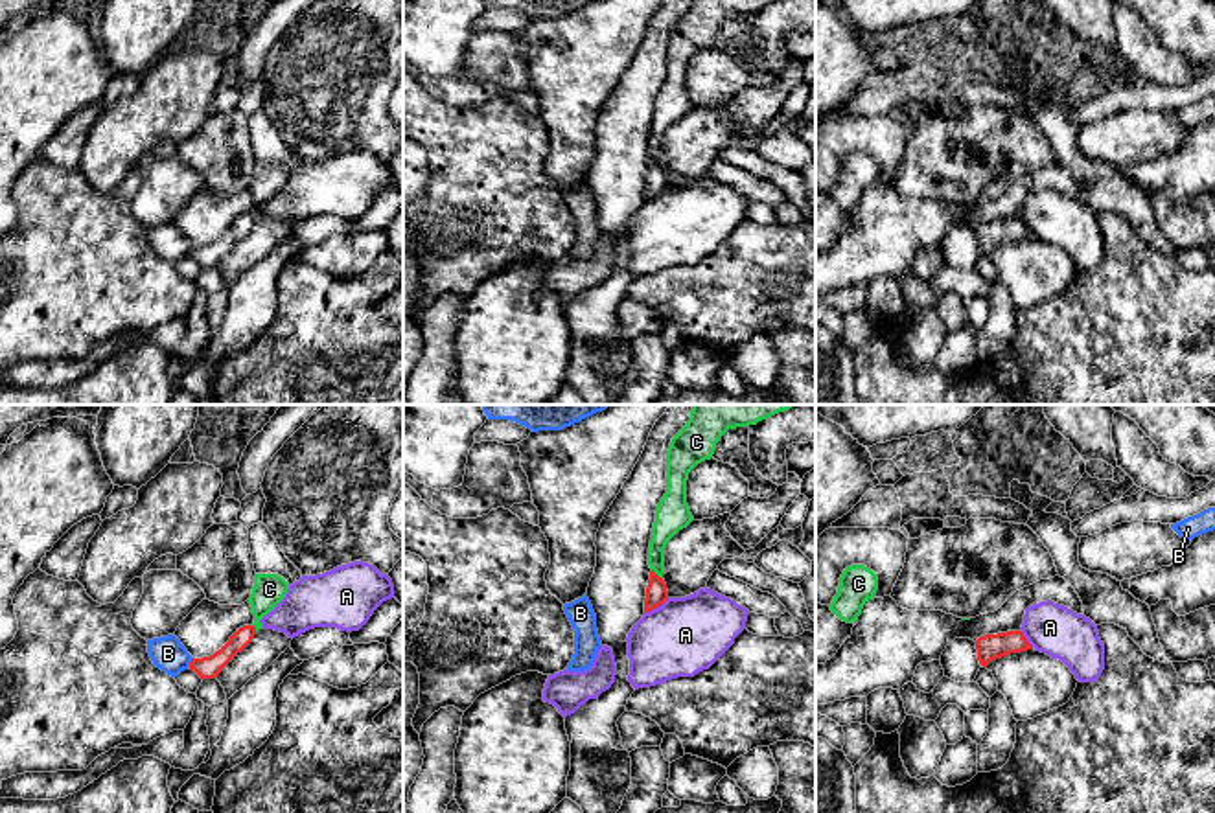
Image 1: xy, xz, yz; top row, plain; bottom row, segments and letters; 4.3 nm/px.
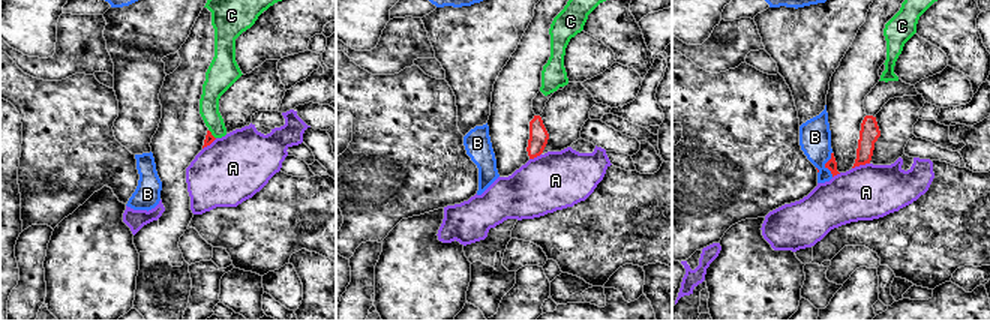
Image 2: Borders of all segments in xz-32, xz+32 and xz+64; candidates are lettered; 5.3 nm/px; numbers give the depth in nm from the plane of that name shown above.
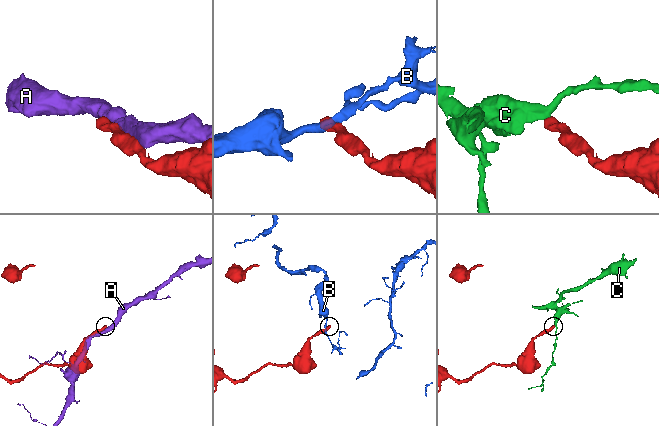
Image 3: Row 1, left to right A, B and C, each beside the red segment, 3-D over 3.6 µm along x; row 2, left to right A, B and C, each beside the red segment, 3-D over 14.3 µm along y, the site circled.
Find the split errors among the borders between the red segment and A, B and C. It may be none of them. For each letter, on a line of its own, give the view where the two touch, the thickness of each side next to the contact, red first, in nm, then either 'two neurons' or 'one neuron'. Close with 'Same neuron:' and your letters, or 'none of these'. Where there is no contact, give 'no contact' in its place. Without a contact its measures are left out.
A: xz | 100/340 nm | two neurons
B: xy | 100/150 nm | two neurons
C: xz | 100/130 nm | two neurons
Same neuron: none of these

